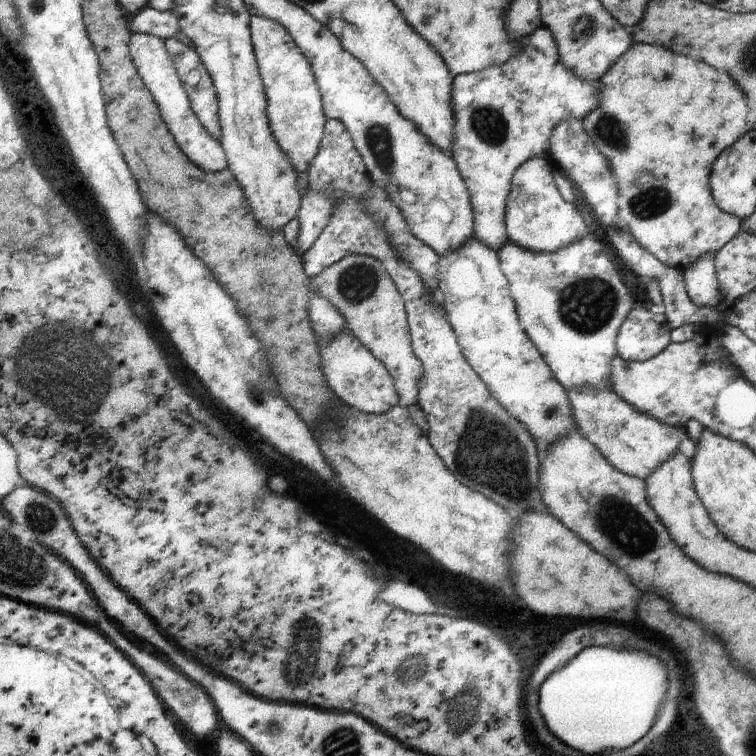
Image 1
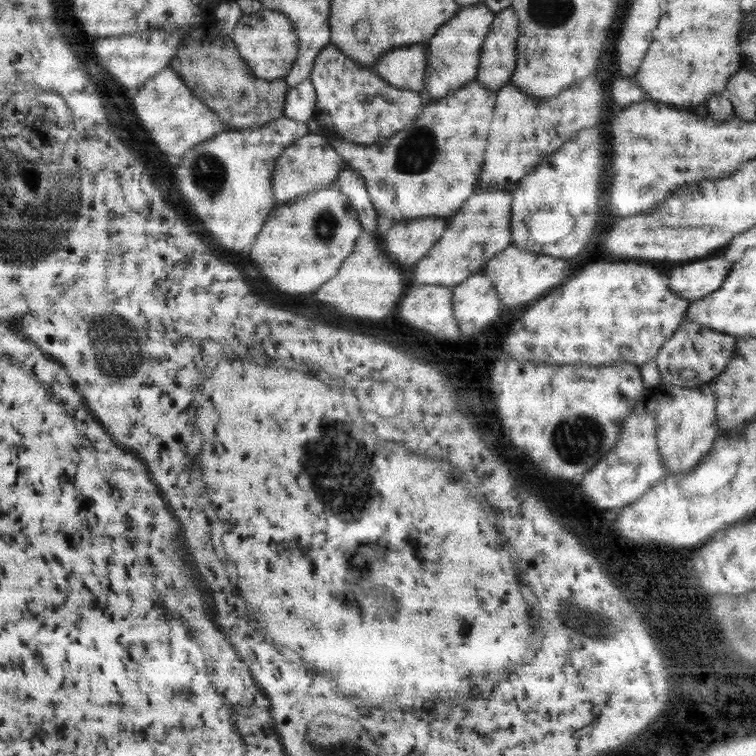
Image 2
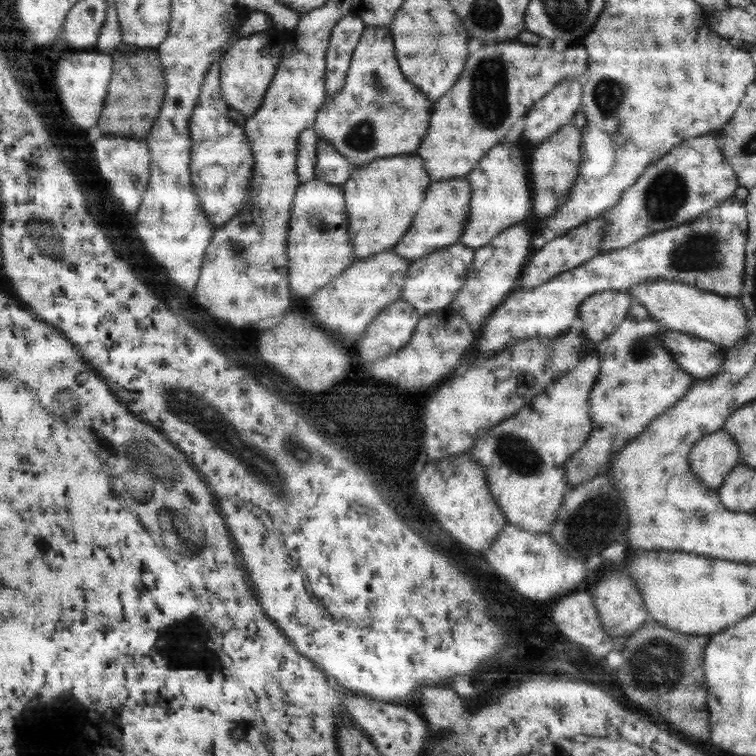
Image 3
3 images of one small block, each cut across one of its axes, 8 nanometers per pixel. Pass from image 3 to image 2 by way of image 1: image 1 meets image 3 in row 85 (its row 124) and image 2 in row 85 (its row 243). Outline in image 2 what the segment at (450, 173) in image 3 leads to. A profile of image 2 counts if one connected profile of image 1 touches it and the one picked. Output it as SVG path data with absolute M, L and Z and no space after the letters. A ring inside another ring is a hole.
M503 8L493 14L485 34L475 79L491 93L506 86L515 68L517 26L513 10Z

